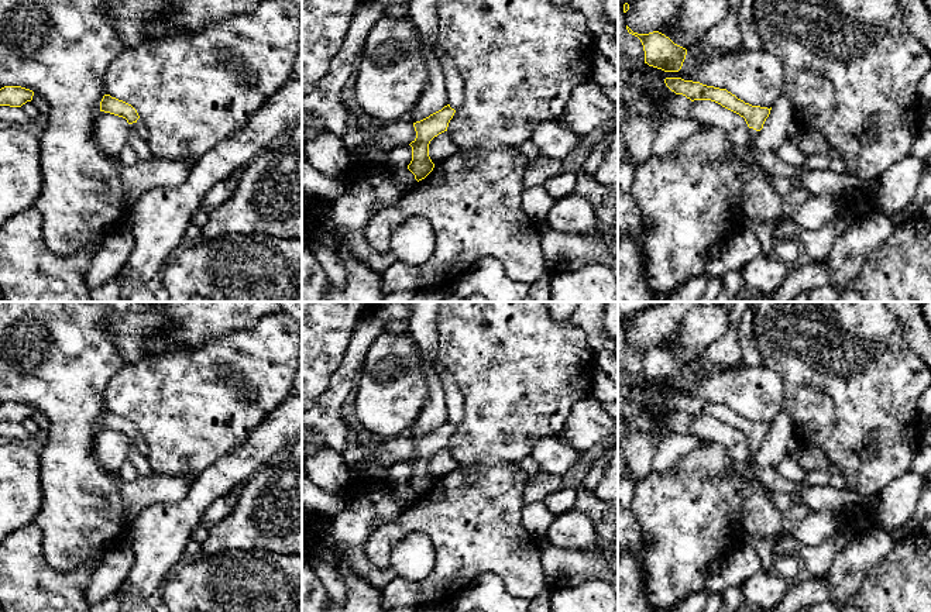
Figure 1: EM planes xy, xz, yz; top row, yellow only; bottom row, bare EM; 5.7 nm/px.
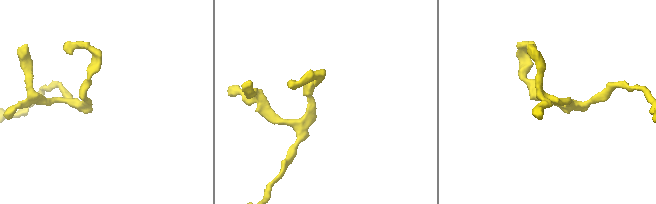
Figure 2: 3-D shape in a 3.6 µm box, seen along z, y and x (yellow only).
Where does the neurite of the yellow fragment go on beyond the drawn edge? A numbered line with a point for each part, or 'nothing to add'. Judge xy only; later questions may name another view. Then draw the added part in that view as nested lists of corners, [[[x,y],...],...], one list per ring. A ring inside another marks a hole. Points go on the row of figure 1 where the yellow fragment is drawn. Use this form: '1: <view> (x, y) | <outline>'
1: xy (141, 148) | [[[135,123],[130,124],[131,133],[127,138],[127,145],[130,145],[135,154],[138,155],[138,159],[150,159],[152,158],[151,149],[147,144],[147,141],[144,141],[135,128]]]

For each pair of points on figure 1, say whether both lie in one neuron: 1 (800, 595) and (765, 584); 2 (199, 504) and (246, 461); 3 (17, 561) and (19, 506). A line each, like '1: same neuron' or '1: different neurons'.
1: different neurons
2: same neuron
3: different neurons

